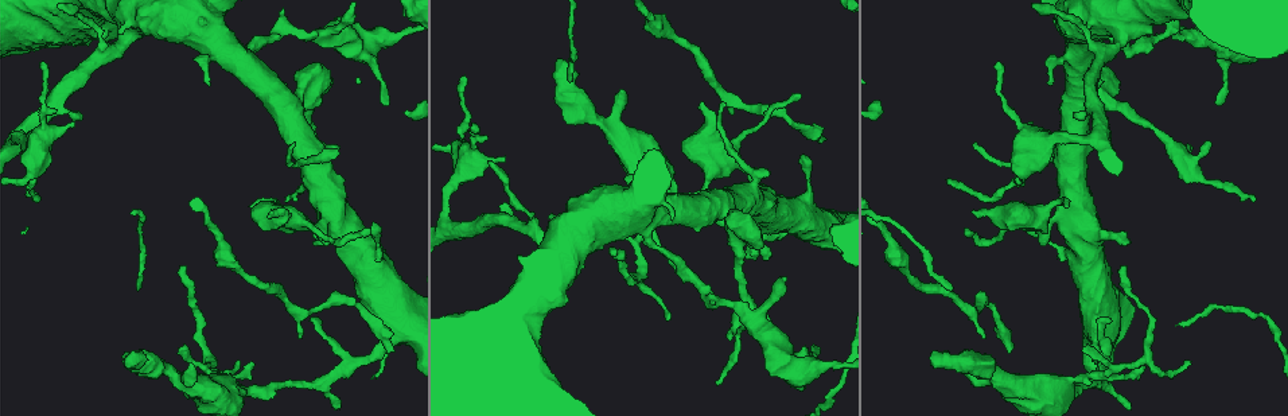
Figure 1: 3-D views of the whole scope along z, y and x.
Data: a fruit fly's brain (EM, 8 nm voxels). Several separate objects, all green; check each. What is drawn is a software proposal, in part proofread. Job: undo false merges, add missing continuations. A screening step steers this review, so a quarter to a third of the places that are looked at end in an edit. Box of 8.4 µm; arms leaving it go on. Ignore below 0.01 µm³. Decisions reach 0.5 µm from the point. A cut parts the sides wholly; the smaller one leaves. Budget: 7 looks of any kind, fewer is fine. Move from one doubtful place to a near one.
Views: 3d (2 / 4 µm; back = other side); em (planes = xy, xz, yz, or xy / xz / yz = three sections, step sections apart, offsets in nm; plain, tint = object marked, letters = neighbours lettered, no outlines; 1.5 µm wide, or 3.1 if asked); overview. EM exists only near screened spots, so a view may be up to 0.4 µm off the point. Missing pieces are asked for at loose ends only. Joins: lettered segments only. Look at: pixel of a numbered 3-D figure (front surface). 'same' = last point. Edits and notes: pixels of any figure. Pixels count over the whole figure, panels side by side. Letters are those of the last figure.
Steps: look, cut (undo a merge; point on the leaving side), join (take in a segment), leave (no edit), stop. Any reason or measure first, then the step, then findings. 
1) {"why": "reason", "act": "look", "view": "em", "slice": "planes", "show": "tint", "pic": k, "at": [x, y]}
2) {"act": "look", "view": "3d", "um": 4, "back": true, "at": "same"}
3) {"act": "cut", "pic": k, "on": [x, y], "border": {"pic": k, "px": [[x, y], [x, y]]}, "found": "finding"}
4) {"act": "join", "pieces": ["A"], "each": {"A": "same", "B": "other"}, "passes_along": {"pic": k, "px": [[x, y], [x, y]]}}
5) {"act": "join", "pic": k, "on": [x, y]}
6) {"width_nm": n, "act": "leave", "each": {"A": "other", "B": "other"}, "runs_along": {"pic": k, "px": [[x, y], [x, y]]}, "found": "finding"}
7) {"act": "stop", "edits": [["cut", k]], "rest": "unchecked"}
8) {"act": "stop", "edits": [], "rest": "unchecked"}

{"act": "look", "view": "3d", "um": 2, "pic": 1, "at": [823, 138]}

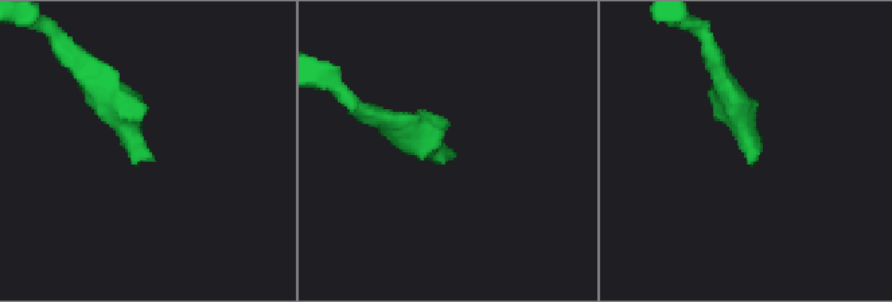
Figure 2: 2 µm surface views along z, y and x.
{"why": "shape alone is not enough", "act": "look", "view": "em", "slice": "planes", "show": "plain", "pic": 2, "at": [752, 164]}

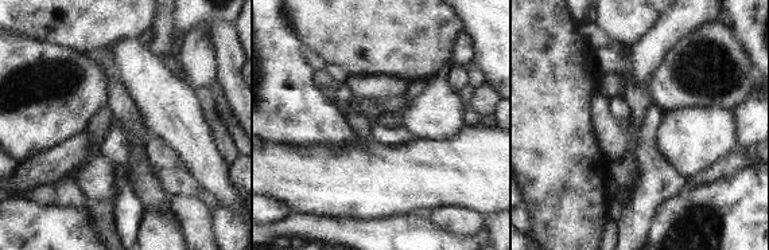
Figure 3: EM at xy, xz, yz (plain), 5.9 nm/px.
{"why": "what lies round it", "act": "look", "view": "em", "slice": "planes", "show": "letters", "at": "same"}

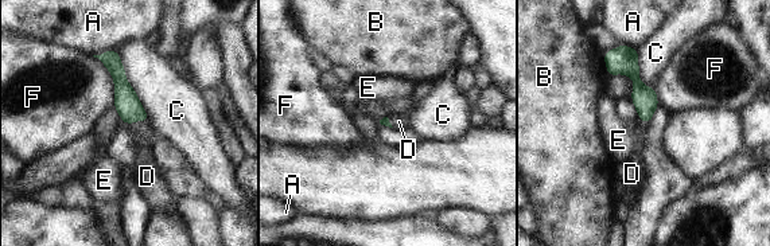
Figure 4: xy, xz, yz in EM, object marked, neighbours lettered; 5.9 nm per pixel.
{"longest_contact_nm": ["C", 480], "act": "join", "pieces": ["D"], "each": {"A": "other", "B": "other", "C": "other", "D": "same", "E": "other", "F": "other"}, "passes_along": {"pic": 4, "px": [[127, 102], [139, 120], [143, 132]]}, "found": "it goes on there"}

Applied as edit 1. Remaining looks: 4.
{"why": "an open end", "act": "look", "view": "em", "slice": "planes", "show": "letters", "pic": 1, "at": [669, 319]}

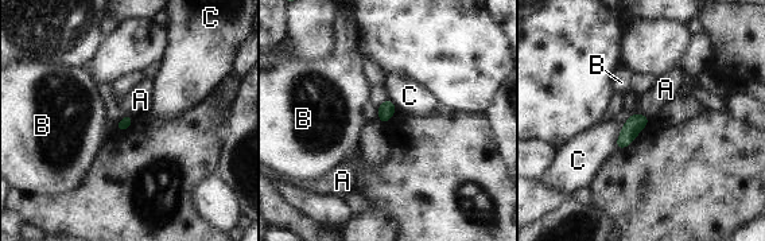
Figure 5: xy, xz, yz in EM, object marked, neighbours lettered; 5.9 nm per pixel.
{"longest_contact_nm": ["C", 140], "act": "leave", "each": {"A": "other", "B": "other", "C": "other"}, "border": {"pic": 5, "px": [[633, 113], [649, 117]]}, "found": "no lettered segment goes on from it"}

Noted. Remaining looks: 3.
{"act": "stop", "edits": [["join", 4]], "rest": "unchecked"}

